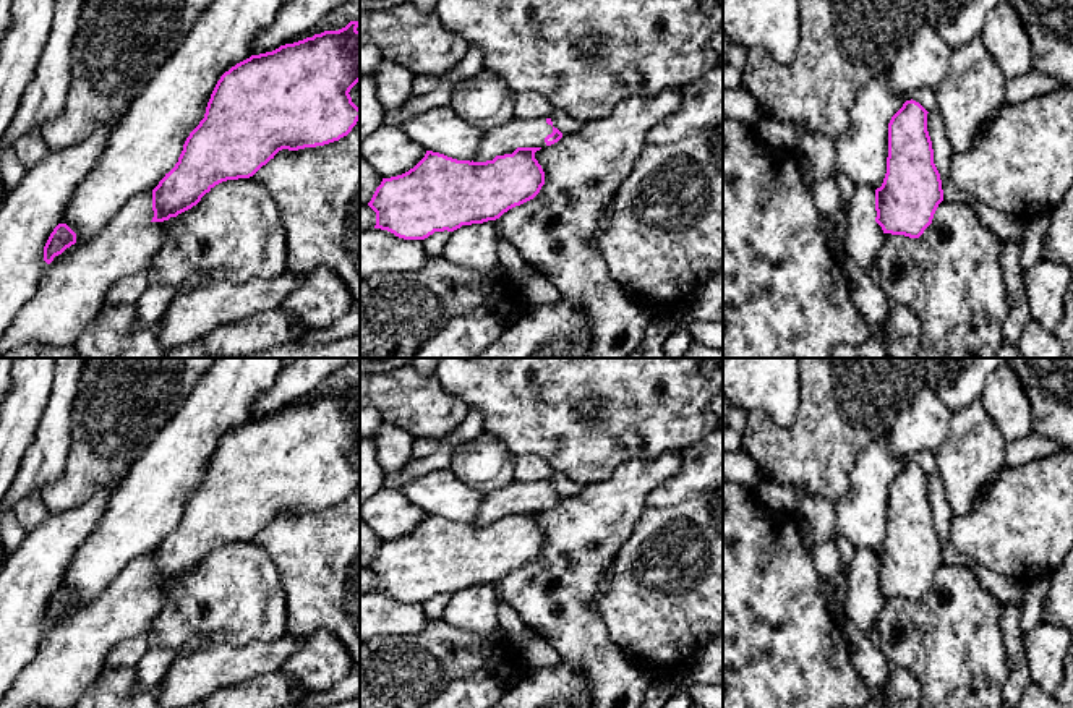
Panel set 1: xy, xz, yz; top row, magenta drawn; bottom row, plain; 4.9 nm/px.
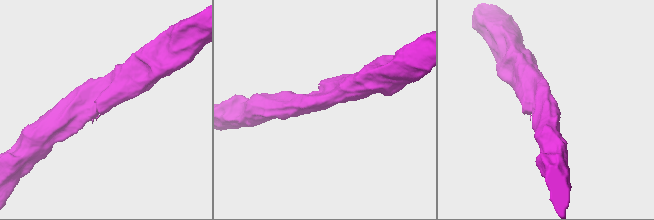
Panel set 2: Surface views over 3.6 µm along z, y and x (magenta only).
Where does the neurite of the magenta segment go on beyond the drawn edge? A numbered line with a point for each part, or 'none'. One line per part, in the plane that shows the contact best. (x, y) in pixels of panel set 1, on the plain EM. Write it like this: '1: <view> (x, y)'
1: xz (519, 494)

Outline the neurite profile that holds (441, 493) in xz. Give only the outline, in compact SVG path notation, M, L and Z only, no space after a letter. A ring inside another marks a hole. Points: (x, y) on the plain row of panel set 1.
M451 468L434 470L397 488L426 514L457 523L473 523L485 494L465 484Z

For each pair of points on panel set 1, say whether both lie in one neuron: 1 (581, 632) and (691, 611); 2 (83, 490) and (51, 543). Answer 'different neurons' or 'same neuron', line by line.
1: different neurons
2: different neurons

